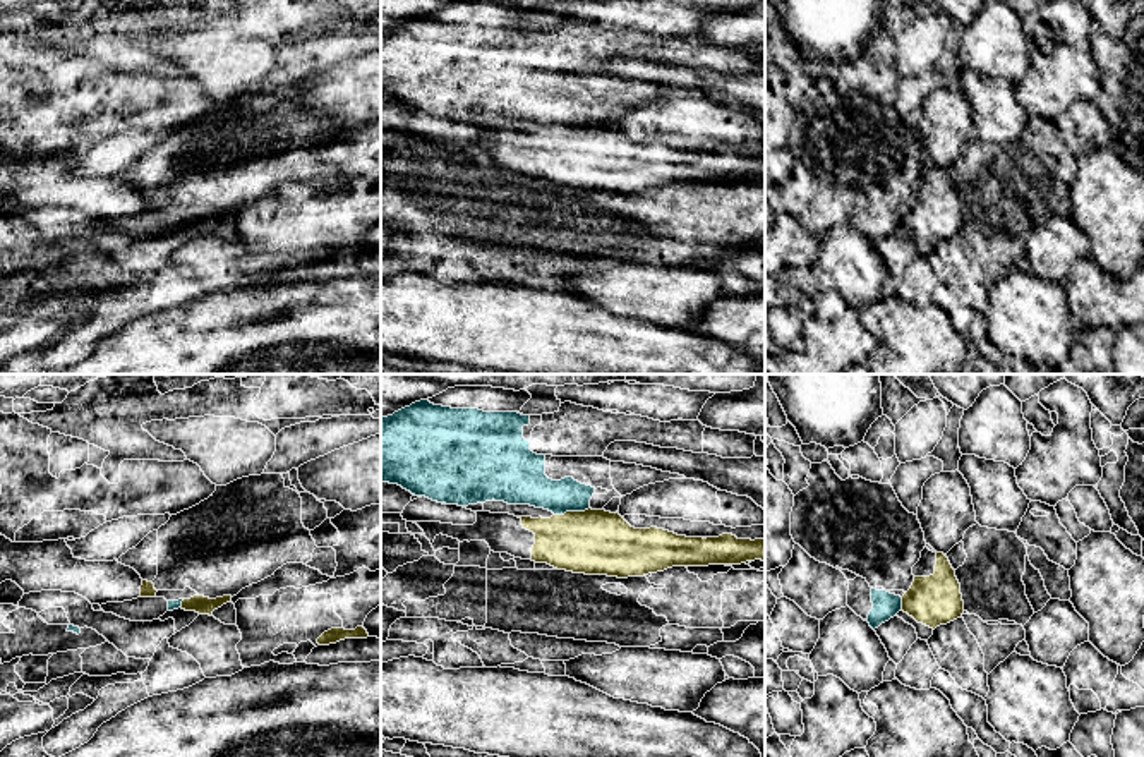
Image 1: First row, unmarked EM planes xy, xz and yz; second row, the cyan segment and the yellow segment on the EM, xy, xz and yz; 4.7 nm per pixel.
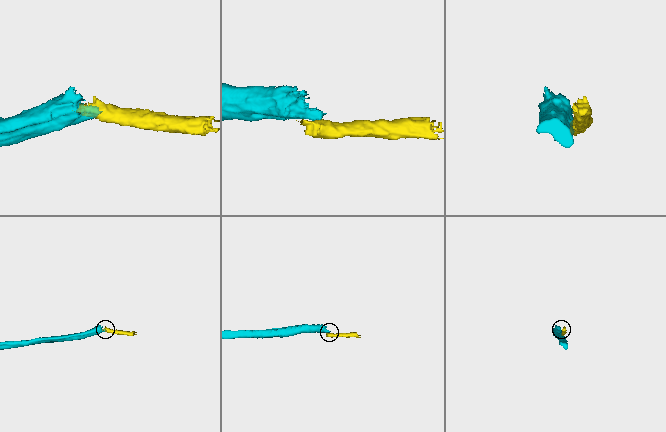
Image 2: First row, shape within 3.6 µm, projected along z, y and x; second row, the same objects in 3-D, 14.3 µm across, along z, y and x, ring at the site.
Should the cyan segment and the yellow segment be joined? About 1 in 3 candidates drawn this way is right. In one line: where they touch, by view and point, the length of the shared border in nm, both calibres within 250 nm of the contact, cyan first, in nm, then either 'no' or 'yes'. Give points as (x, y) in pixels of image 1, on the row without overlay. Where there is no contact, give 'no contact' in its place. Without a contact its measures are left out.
contact xz (572, 126); length 170 nm; calibres 190 and 300 nm; no

